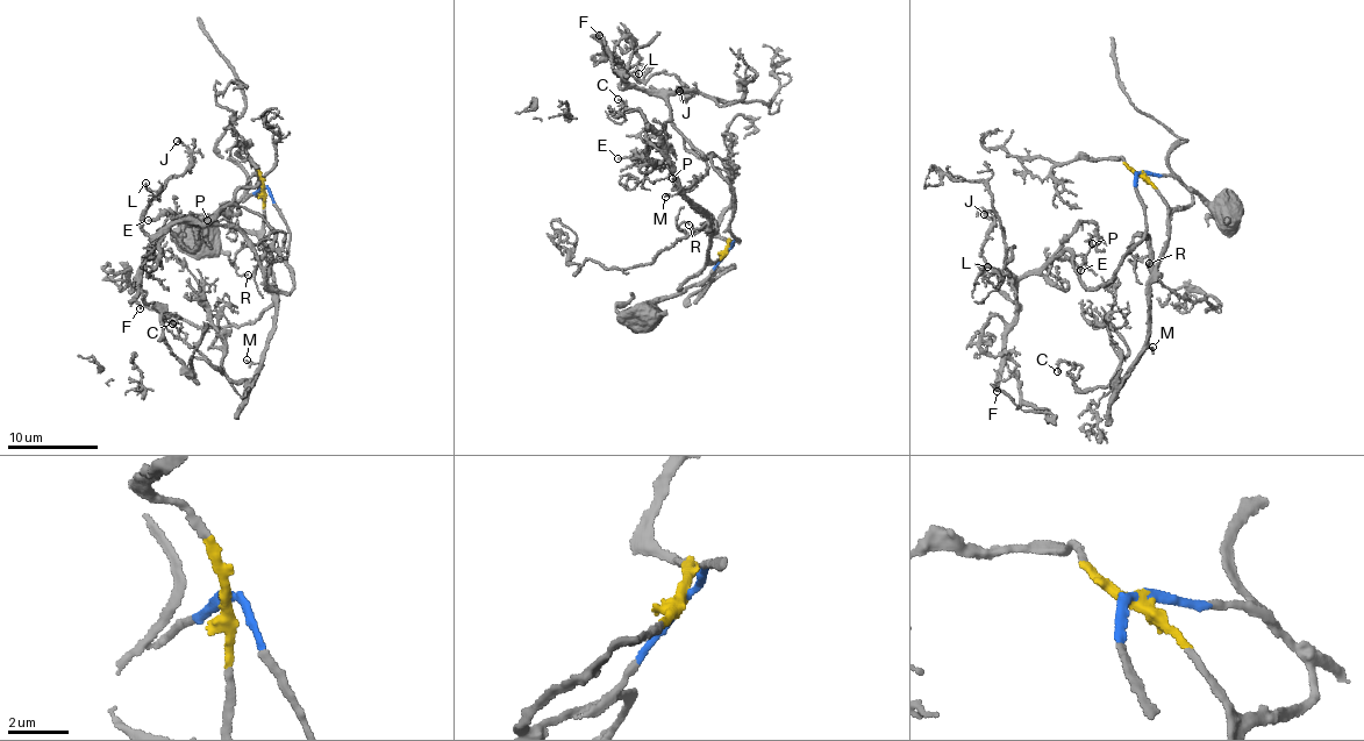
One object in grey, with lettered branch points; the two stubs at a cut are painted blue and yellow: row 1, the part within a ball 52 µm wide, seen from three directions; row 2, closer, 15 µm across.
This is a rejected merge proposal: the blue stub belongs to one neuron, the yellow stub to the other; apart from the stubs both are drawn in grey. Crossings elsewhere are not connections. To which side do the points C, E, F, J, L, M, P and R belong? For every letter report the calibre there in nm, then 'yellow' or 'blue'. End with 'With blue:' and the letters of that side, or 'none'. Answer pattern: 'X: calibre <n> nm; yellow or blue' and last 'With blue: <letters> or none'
C: calibre 140 nm; yellow
E: calibre 190 nm; blue
F: calibre 180 nm; blue
J: calibre 200 nm; blue
L: calibre 120 nm; blue
M: calibre 200 nm; yellow
P: calibre 130 nm; blue
R: calibre 140 nm; yellow
With blue: E, F, J, L, P

